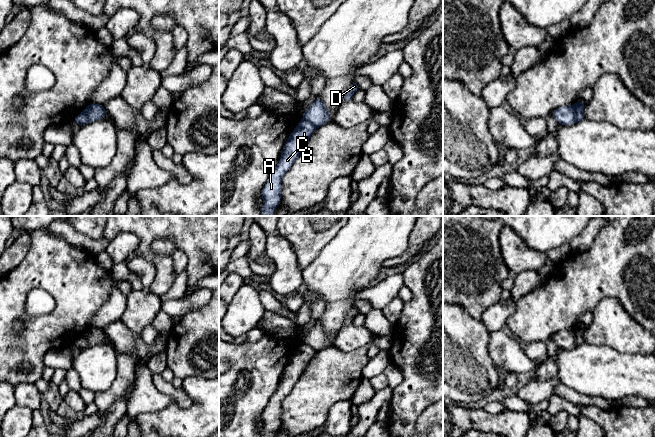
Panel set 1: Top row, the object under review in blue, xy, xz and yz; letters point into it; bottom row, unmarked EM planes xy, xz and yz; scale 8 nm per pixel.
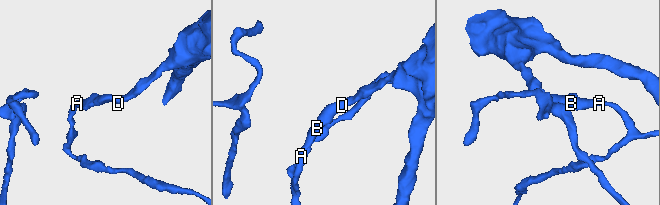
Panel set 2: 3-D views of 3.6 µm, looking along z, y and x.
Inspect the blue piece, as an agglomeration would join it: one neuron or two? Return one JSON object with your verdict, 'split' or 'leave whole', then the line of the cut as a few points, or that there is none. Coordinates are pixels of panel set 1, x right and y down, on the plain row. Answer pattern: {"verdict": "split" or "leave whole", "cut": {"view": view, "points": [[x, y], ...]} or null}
{"verdict": "split", "cut": {"view": "yz", "points": [[575, 329], [575, 344], [573, 346]]}}

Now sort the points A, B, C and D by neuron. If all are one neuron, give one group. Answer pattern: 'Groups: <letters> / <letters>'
Groups: A B C / D

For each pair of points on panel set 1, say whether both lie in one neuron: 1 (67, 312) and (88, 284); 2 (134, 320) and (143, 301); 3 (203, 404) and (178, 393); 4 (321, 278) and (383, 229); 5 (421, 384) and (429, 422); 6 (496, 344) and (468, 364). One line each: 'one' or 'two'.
1: one
2: one
3: two
4: one
5: two
6: two

